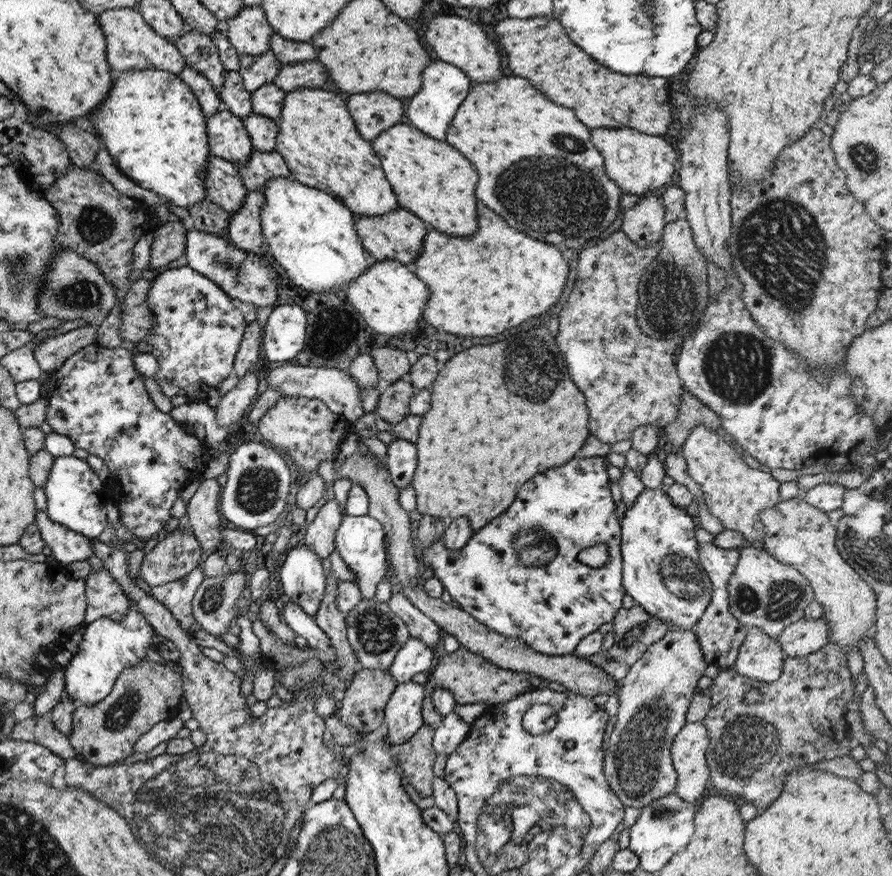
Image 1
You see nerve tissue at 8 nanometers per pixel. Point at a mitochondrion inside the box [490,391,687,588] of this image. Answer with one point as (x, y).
(535, 539)

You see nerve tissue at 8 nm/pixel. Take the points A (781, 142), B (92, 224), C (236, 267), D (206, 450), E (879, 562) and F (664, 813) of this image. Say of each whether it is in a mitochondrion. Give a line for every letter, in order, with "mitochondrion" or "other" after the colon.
A: other
B: mitochondrion
C: mitochondrion
D: other
E: mitochondrion
F: mitochondrion

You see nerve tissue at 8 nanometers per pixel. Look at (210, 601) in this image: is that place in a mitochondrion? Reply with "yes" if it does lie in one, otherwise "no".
yes

